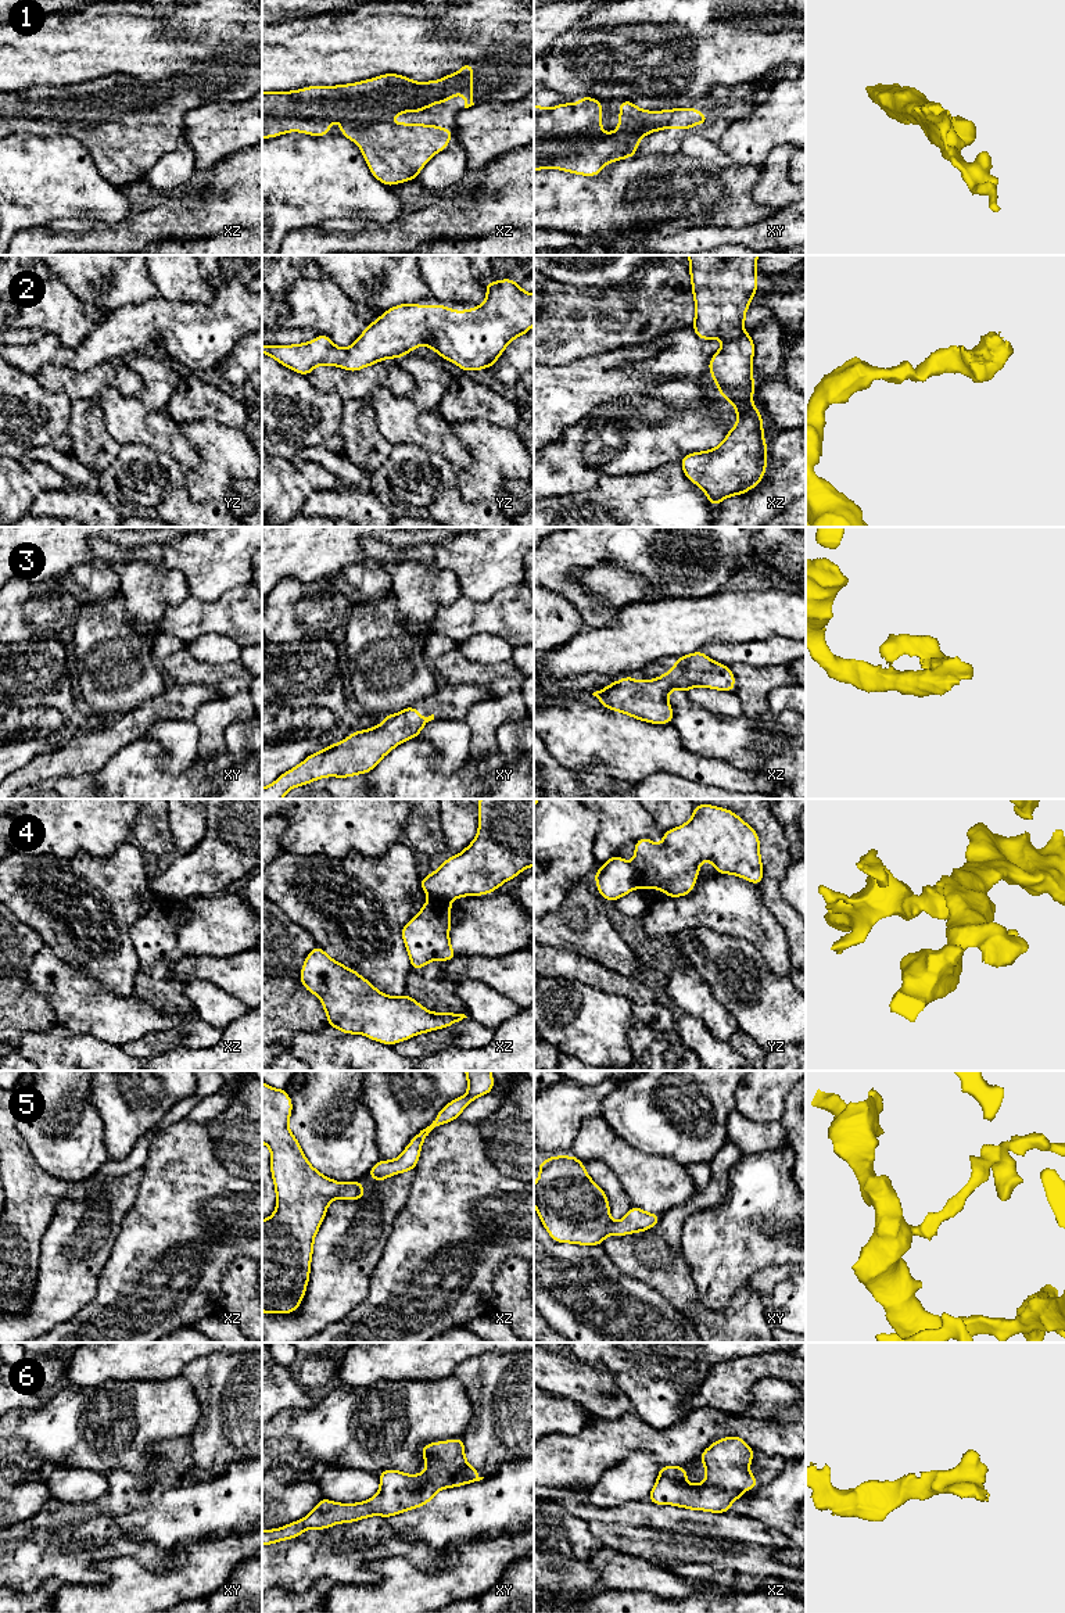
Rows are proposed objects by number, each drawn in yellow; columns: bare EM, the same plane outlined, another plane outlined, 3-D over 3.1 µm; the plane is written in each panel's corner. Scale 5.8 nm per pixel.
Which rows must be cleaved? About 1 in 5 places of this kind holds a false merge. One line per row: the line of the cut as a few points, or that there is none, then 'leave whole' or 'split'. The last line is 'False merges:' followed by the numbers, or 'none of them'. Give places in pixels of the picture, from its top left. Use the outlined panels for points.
1: no cut; leave whole
2: no cut; leave whole
3: no cut; leave whole
4: cut in yz along (631, 864), (637, 886); split
5: no cut; leave whole
6: no cut; leave whole
False merges: 4

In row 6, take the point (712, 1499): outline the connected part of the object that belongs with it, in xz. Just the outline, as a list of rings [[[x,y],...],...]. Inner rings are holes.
[[[741,1437],[717,1440],[699,1456],[706,1467],[703,1484],[686,1484],[688,1472],[684,1466],[660,1466],[648,1501],[691,1510],[727,1513],[743,1491],[759,1487],[759,1481],[747,1469],[754,1451]]]

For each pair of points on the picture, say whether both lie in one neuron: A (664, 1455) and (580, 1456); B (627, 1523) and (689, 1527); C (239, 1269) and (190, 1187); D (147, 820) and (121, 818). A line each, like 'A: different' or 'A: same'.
A: same
B: same
C: different
D: different

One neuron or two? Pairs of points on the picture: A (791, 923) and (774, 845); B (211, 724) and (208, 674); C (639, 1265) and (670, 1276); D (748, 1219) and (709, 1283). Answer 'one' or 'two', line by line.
A: one
B: one
C: one
D: one

